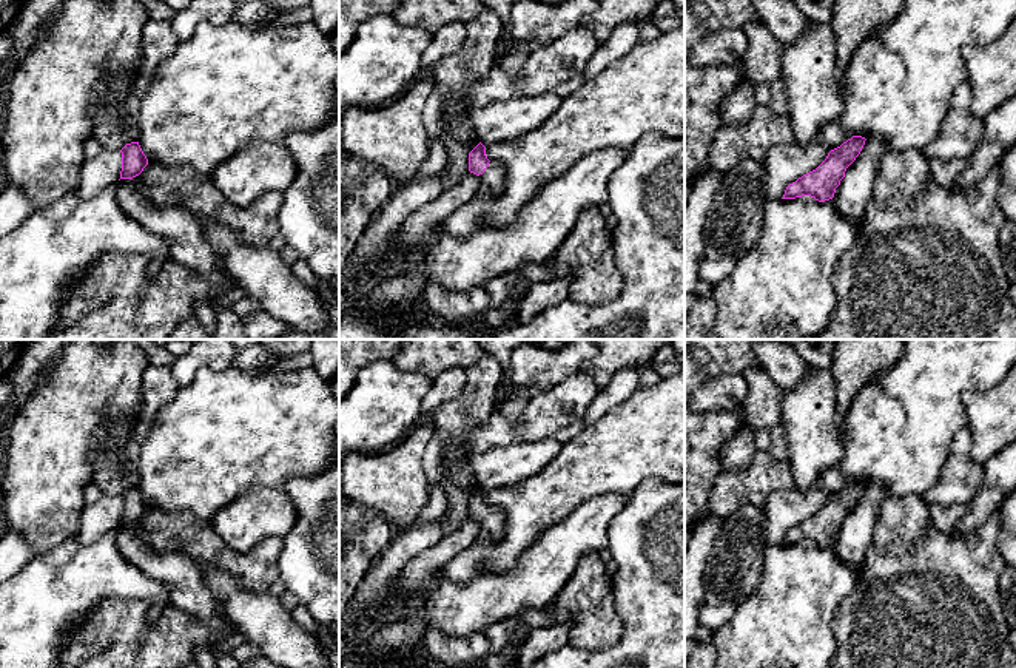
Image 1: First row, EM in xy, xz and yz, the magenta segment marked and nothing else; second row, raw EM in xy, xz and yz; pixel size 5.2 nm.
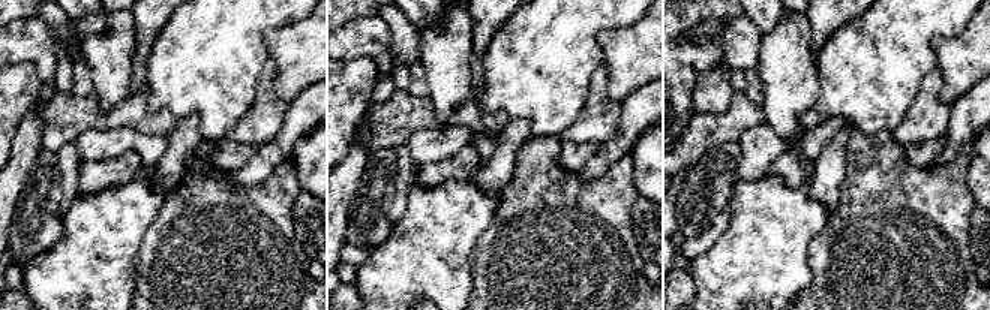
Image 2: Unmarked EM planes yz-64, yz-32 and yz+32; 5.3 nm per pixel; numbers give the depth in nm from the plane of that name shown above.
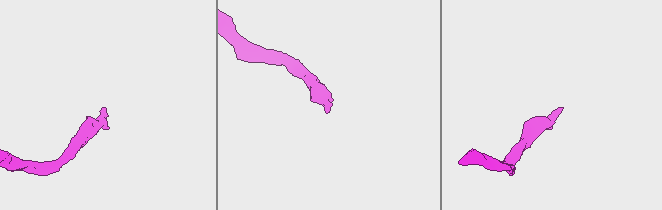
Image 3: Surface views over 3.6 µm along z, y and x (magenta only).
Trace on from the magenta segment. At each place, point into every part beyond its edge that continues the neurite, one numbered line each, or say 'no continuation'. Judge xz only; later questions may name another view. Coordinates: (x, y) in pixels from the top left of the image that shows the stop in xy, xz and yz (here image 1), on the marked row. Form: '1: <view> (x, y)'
1: xz (492, 181)

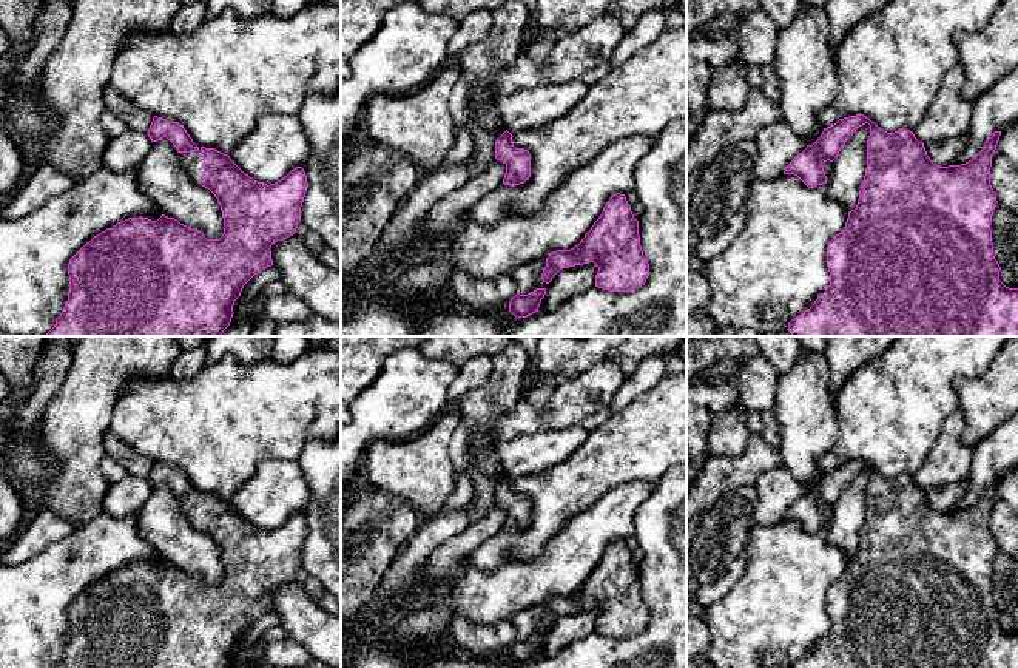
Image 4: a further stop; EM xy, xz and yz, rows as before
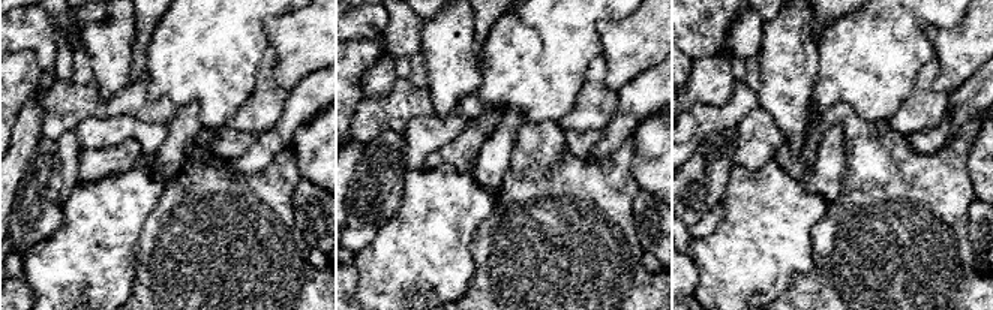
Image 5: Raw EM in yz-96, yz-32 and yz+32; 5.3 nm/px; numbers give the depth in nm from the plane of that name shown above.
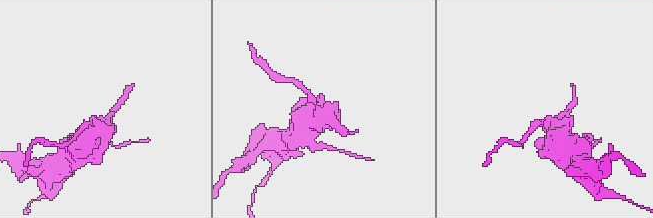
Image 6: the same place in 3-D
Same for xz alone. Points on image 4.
no continuation

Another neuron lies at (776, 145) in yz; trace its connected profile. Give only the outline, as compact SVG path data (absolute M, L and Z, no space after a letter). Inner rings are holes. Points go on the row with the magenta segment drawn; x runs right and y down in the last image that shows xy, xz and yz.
M784 120L762 127L754 143L753 174L764 180L780 177L785 167L808 147L808 140L797 136Z

